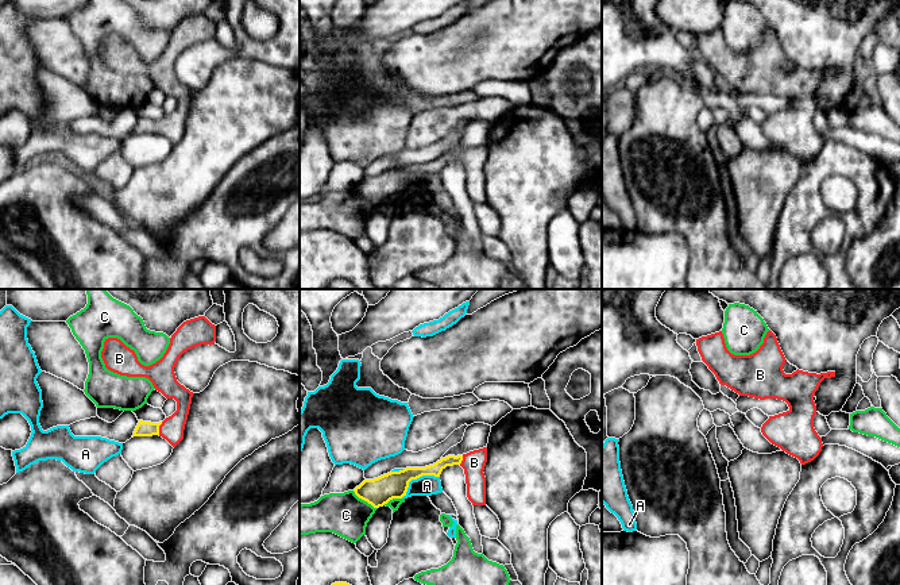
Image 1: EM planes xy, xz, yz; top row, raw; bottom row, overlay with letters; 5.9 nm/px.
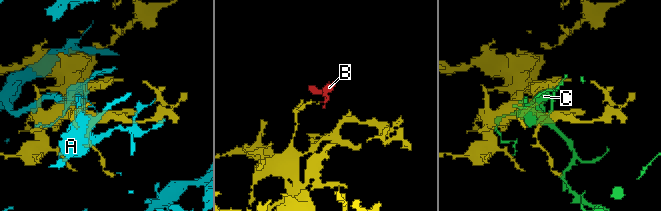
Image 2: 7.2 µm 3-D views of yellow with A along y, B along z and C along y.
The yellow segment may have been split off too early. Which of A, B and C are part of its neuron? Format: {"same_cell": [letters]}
{"same_cell": ["B"]}

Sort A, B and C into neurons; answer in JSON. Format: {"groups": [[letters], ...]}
{"groups": [["A"], ["B"], ["C"]]}

